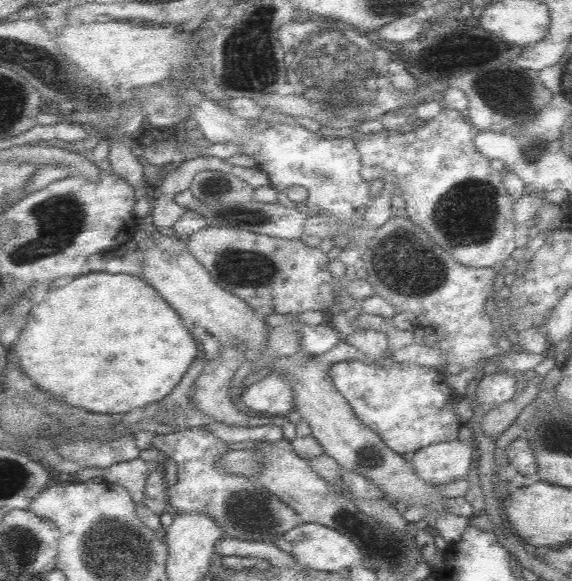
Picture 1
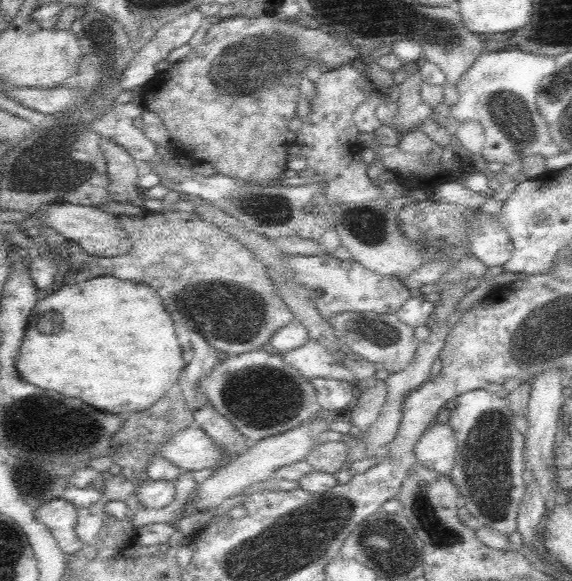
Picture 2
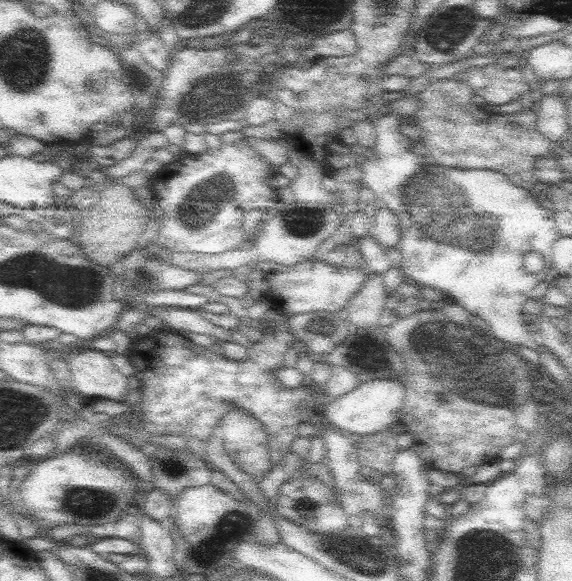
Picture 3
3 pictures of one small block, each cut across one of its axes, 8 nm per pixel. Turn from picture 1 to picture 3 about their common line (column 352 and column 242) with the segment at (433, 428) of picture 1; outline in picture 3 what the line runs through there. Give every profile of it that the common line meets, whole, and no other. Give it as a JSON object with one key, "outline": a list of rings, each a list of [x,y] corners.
{"outline":[[[271,308],[265,312],[264,316],[263,319],[258,319],[264,326],[261,330],[261,339],[257,343],[253,343],[248,358],[243,361],[228,358],[223,351],[218,350],[215,346],[199,346],[193,340],[187,339],[173,329],[162,329],[155,332],[145,331],[141,337],[133,341],[130,340],[131,347],[127,356],[135,369],[133,376],[140,382],[139,389],[142,400],[138,402],[138,406],[142,409],[142,416],[126,412],[112,417],[102,426],[106,426],[108,433],[120,438],[122,449],[126,447],[141,448],[149,442],[150,435],[158,434],[182,436],[186,440],[188,437],[192,437],[207,442],[212,437],[212,433],[218,429],[218,423],[222,421],[226,413],[232,409],[244,409],[257,420],[260,420],[260,423],[267,429],[270,464],[272,464],[272,468],[278,466],[279,462],[291,451],[292,441],[298,435],[297,428],[304,420],[303,413],[299,410],[300,406],[306,401],[318,402],[323,396],[322,393],[311,395],[310,384],[303,384],[297,388],[287,388],[276,378],[277,368],[280,371],[285,367],[284,356],[286,356],[289,346],[294,342],[290,323],[292,315]]]}

